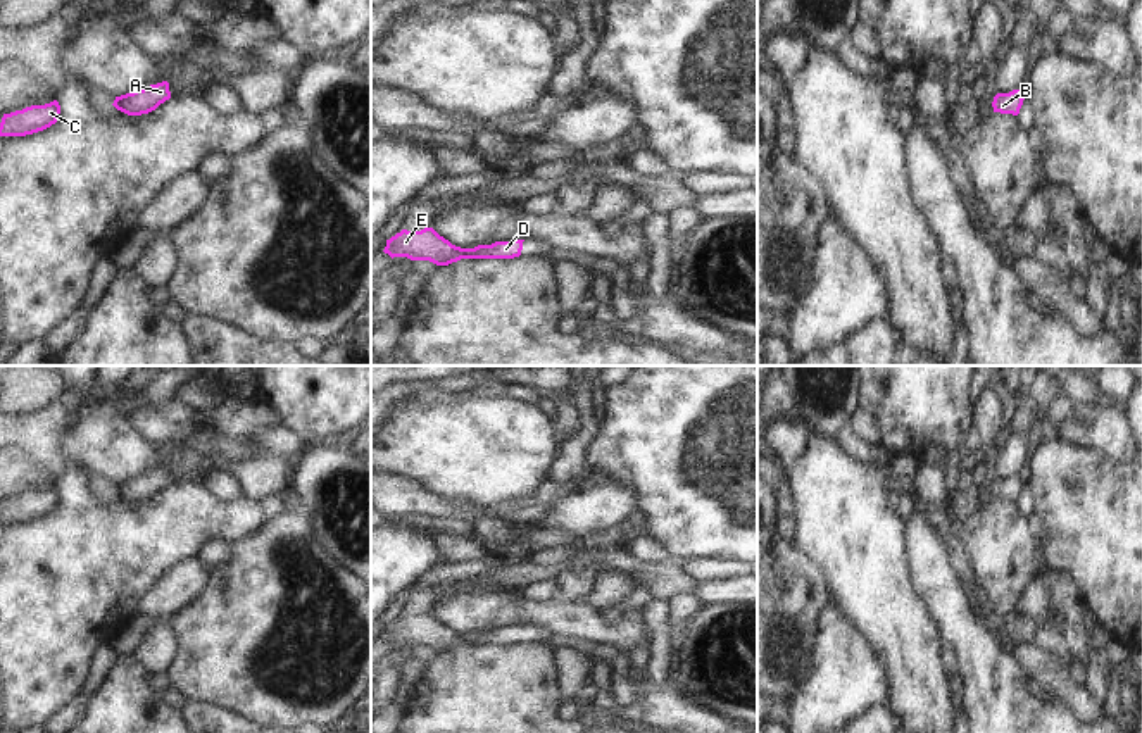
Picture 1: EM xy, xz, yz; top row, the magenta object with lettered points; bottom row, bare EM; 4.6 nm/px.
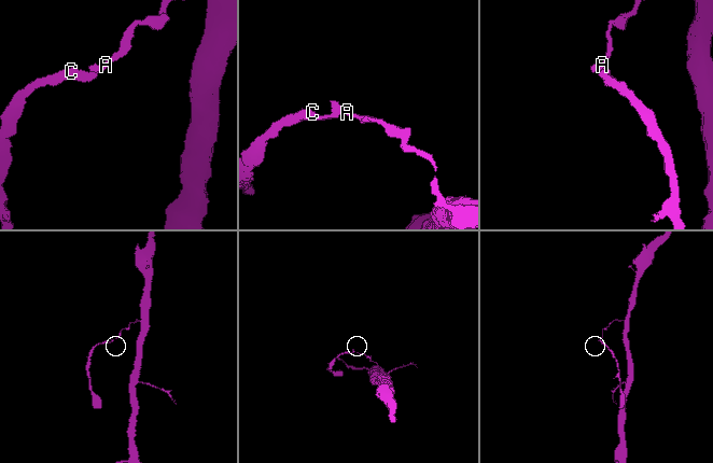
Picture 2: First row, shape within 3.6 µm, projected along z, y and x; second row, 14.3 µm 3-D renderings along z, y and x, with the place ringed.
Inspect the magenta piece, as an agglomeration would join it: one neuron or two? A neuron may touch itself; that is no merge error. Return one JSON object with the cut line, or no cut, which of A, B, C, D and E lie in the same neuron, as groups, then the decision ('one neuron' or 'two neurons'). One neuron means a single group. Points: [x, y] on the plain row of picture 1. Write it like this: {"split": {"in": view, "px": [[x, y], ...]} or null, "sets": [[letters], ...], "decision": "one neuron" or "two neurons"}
{"split": {"in": "xy", "px": [[128, 499], [135, 501]]}, "sets": [["A", "B"], ["C", "D", "E"]], "decision": "two neurons"}

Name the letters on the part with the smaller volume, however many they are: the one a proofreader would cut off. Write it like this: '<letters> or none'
C, D, E

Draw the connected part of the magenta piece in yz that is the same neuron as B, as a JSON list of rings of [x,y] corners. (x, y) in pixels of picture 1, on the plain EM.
[[[1013,476],[1009,479],[997,479],[994,483],[992,493],[994,493],[994,498],[1018,502],[1023,492],[1023,486],[1025,483],[1021,481],[1021,478]]]

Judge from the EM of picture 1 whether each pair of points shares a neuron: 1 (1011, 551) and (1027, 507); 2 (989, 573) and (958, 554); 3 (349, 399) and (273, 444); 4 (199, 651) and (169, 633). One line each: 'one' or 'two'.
1: two
2: two
3: two
4: two

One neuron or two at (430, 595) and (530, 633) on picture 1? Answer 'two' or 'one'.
one

